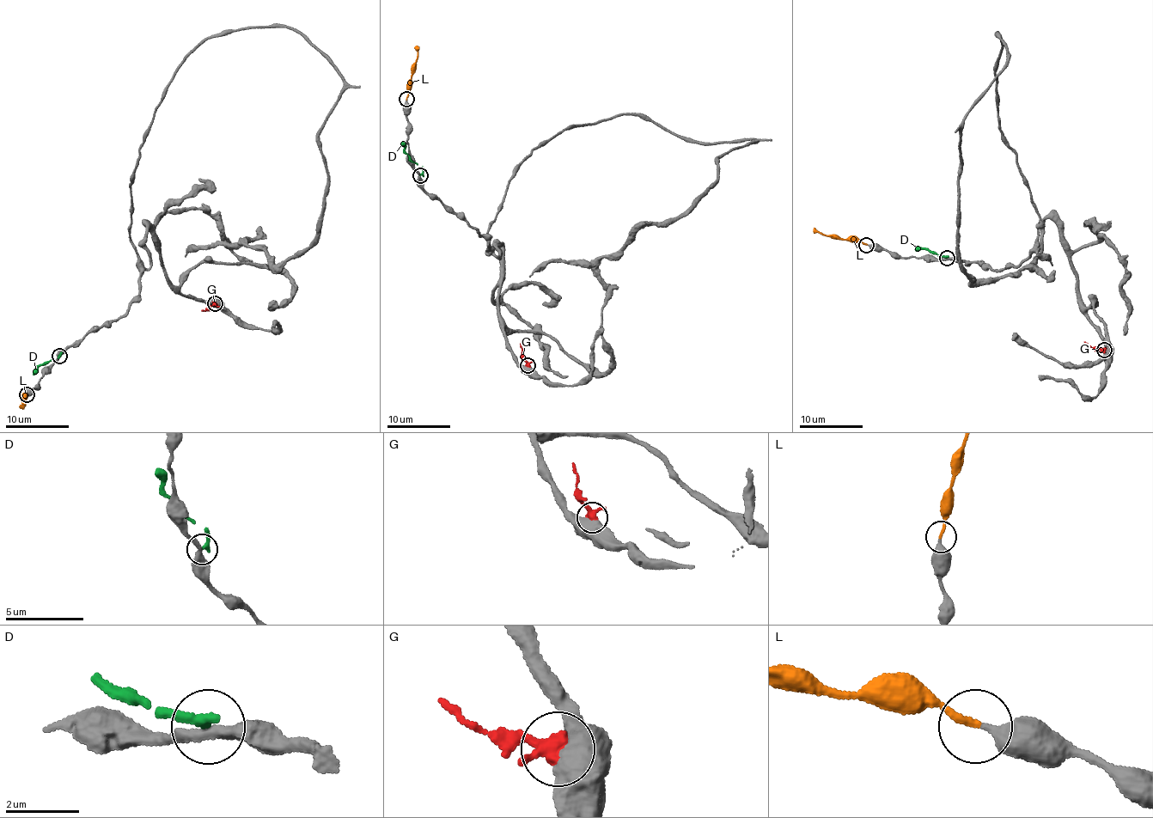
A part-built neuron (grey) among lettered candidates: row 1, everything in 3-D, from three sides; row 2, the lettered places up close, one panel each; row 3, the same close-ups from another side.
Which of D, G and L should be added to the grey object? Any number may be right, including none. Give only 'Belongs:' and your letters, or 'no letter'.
Belongs: L

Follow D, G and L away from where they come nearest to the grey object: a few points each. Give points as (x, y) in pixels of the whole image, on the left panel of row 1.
D: (59, 356), (40, 365), (33, 375)
G: (216, 302), (205, 311), (201, 311)
L: (26, 394), (24, 405), (21, 405)

